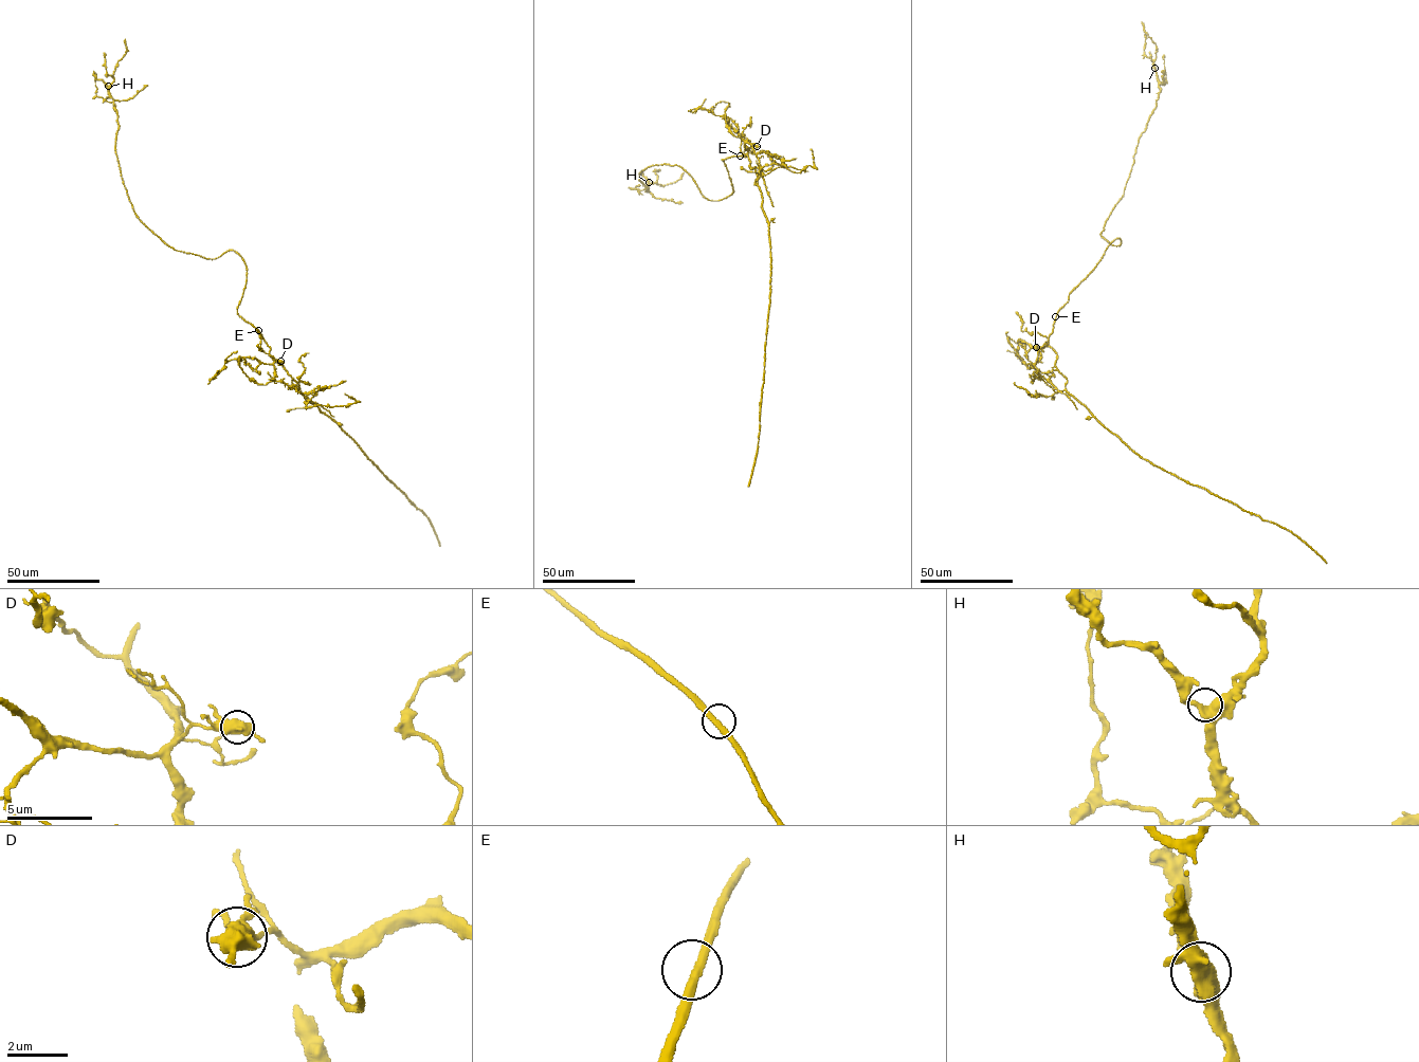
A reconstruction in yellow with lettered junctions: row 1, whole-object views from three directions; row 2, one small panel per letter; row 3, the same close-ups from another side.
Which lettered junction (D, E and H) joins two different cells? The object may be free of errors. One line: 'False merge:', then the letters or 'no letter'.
False merge: no letter

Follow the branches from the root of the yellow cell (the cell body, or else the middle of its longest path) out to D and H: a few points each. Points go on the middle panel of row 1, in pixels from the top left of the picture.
D: (739, 156), (745, 157), (749, 148), (757, 146)
H: (739, 156), (722, 160), (733, 190), (720, 200), (677, 165), (649, 166), (639, 179), (647, 190), (649, 182)

